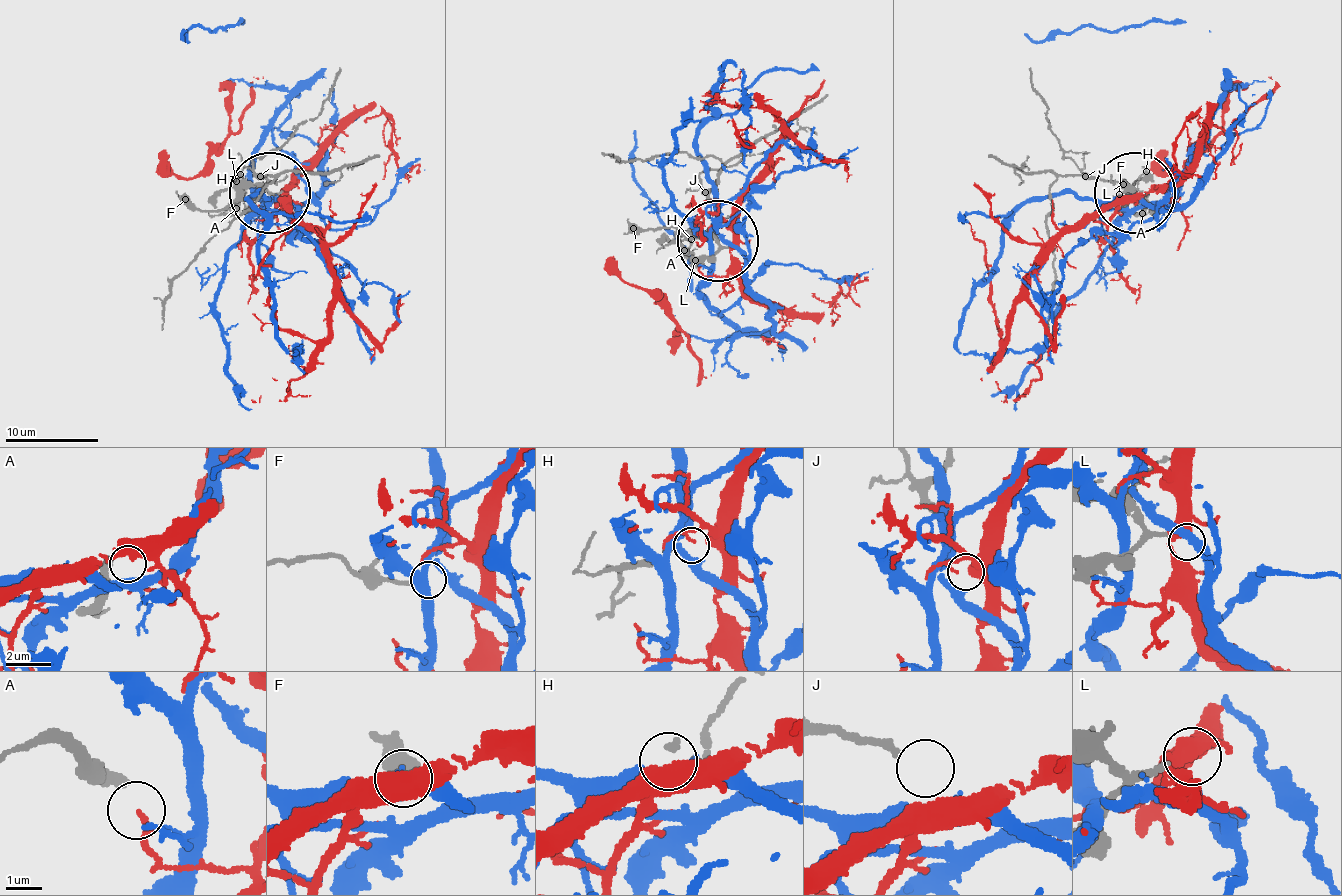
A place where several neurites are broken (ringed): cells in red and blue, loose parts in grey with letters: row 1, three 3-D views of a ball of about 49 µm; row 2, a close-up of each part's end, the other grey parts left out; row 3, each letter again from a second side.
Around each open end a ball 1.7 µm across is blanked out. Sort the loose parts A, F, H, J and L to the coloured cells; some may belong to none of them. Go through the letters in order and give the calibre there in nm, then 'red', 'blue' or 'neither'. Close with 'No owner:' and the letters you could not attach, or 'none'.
A: calibre 360 nm; neither
F: calibre 180 nm; blue
H: calibre 140 nm; red
J: calibre 200 nm; neither
L: calibre 220 nm; neither
No owner: A, J, L

